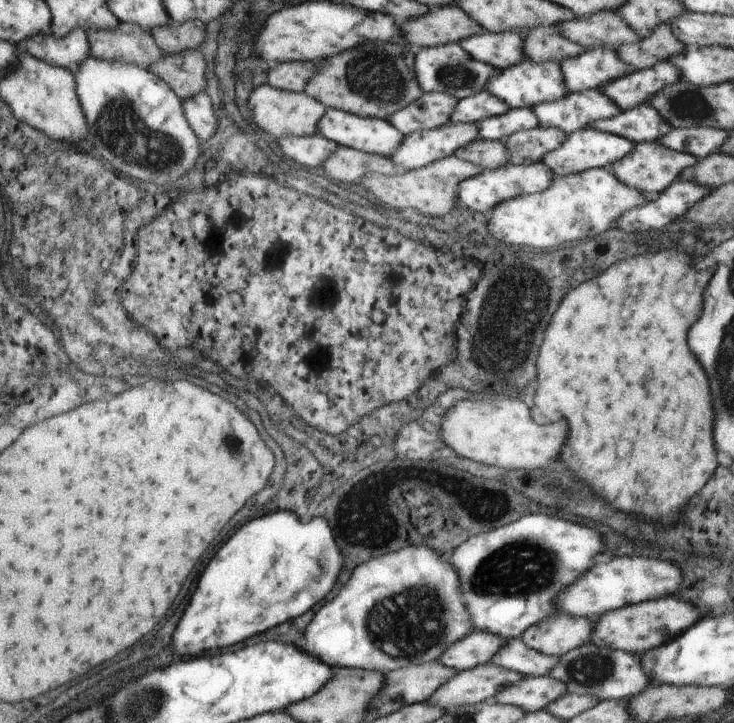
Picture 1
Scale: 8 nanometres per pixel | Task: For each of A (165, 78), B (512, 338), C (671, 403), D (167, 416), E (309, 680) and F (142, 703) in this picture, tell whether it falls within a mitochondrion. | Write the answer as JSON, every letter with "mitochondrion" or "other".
{"A":"other","B":"mitochondrion","C":"other","D":"other","E":"other","F":"mitochondrion"}

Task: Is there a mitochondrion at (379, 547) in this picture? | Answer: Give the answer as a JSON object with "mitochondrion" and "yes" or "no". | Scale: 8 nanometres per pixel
{"mitochondrion":"no"}

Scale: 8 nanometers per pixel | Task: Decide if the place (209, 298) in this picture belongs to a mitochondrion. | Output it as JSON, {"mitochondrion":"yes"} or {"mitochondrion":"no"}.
{"mitochondrion":"no"}

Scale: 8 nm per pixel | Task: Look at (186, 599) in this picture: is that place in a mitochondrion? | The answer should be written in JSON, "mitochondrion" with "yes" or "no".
{"mitochondrion":"no"}

